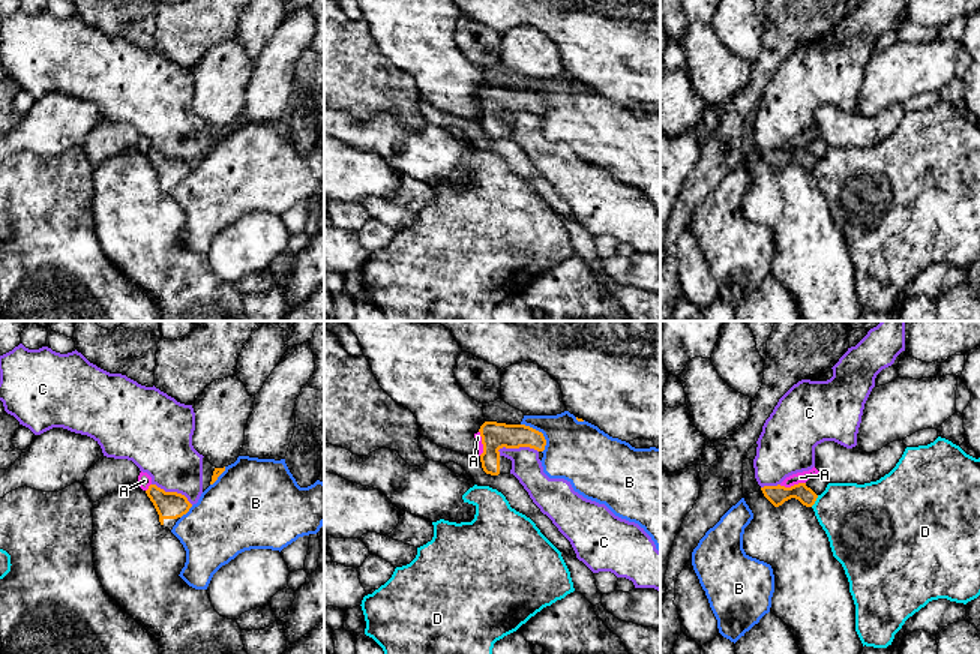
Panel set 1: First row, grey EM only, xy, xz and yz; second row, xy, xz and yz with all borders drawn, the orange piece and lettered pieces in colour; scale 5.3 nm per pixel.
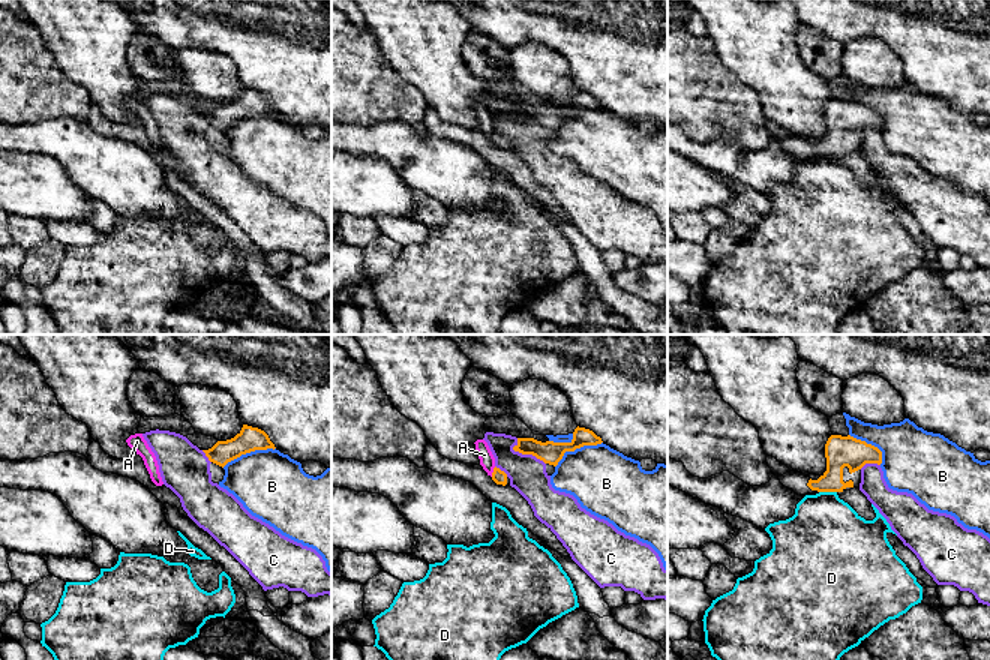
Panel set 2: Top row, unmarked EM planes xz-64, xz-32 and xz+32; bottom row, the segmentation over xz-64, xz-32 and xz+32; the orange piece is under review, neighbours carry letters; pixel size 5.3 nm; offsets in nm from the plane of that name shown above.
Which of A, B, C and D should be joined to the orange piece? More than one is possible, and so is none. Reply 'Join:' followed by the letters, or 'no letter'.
Join: no letter

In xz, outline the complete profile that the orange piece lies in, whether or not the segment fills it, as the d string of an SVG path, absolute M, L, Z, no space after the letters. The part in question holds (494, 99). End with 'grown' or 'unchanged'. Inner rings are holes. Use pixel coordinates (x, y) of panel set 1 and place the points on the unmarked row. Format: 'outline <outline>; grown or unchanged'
outline M485 86L479 96L483 108L482 132L491 140L509 138L512 134L512 124L501 120L500 112L530 111L543 116L546 110L543 98L525 88Z; grown

